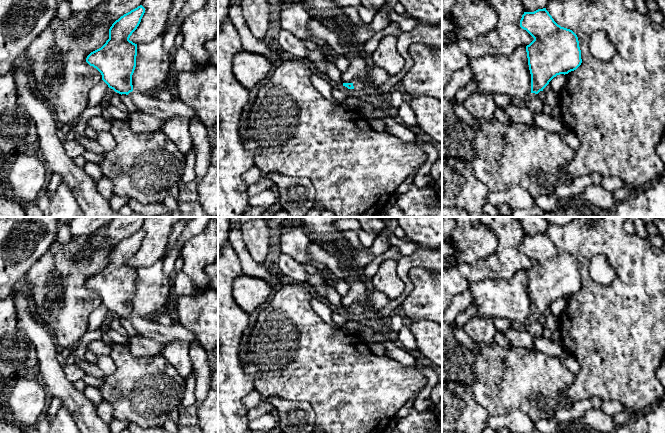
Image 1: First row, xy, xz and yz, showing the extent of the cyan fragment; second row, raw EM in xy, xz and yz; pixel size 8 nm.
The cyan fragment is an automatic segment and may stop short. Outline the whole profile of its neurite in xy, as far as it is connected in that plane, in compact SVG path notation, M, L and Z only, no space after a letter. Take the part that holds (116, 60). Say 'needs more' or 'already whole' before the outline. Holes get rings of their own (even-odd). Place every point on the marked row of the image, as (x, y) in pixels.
needs more; M137 8L121 16L109 29L109 39L99 49L91 52L86 62L96 68L102 80L119 94L128 95L138 111L166 120L181 116L188 121L198 118L194 110L179 98L161 101L148 92L133 89L132 75L136 67L137 44L129 40L139 26L145 8Z

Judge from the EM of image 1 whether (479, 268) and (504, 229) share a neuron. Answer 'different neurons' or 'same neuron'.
same neuron

